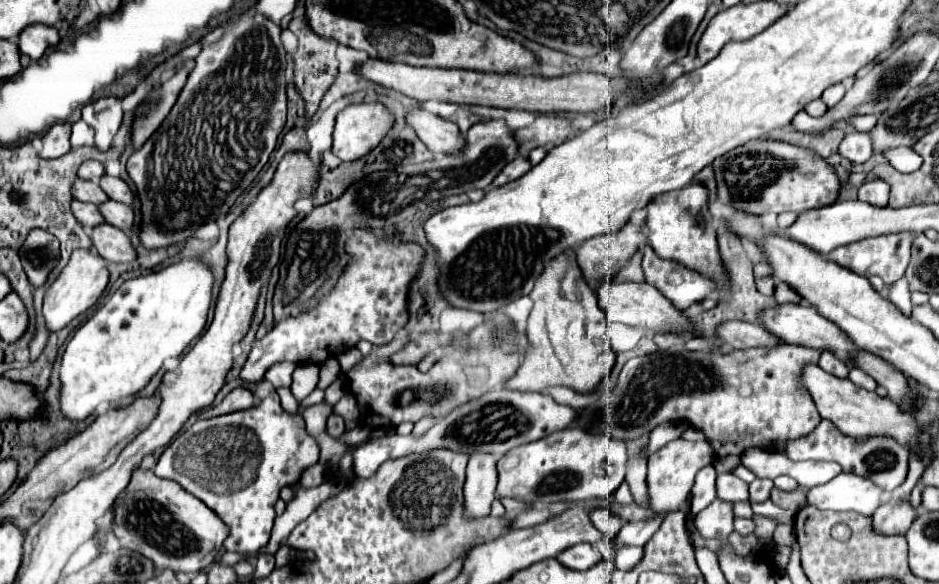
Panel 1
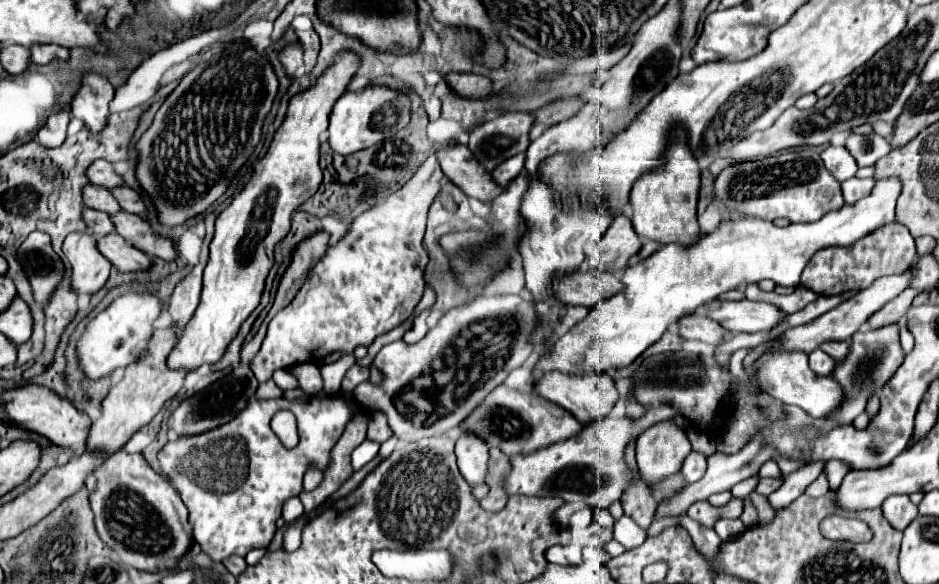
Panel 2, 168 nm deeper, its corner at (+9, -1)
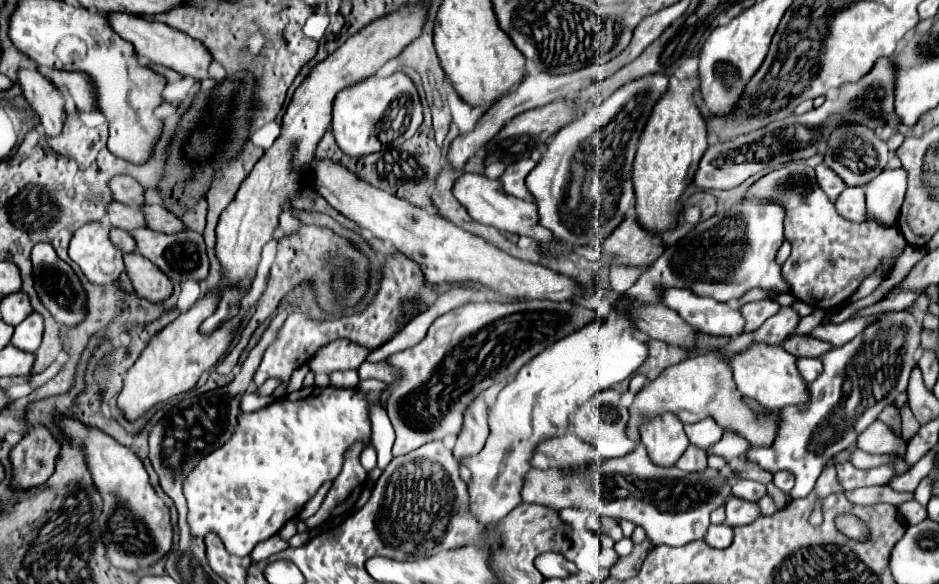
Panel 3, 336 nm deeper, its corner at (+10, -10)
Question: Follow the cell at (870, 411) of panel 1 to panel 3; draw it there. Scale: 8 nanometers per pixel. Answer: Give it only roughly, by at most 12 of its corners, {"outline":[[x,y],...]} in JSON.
{"outline":[[782,346],[732,354],[738,390],[764,408],[808,402],[796,358]]}

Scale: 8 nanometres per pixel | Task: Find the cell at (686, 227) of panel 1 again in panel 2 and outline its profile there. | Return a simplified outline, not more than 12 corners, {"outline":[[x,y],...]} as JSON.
{"outline":[[683,131],[631,189],[633,229],[697,243],[699,165]]}

